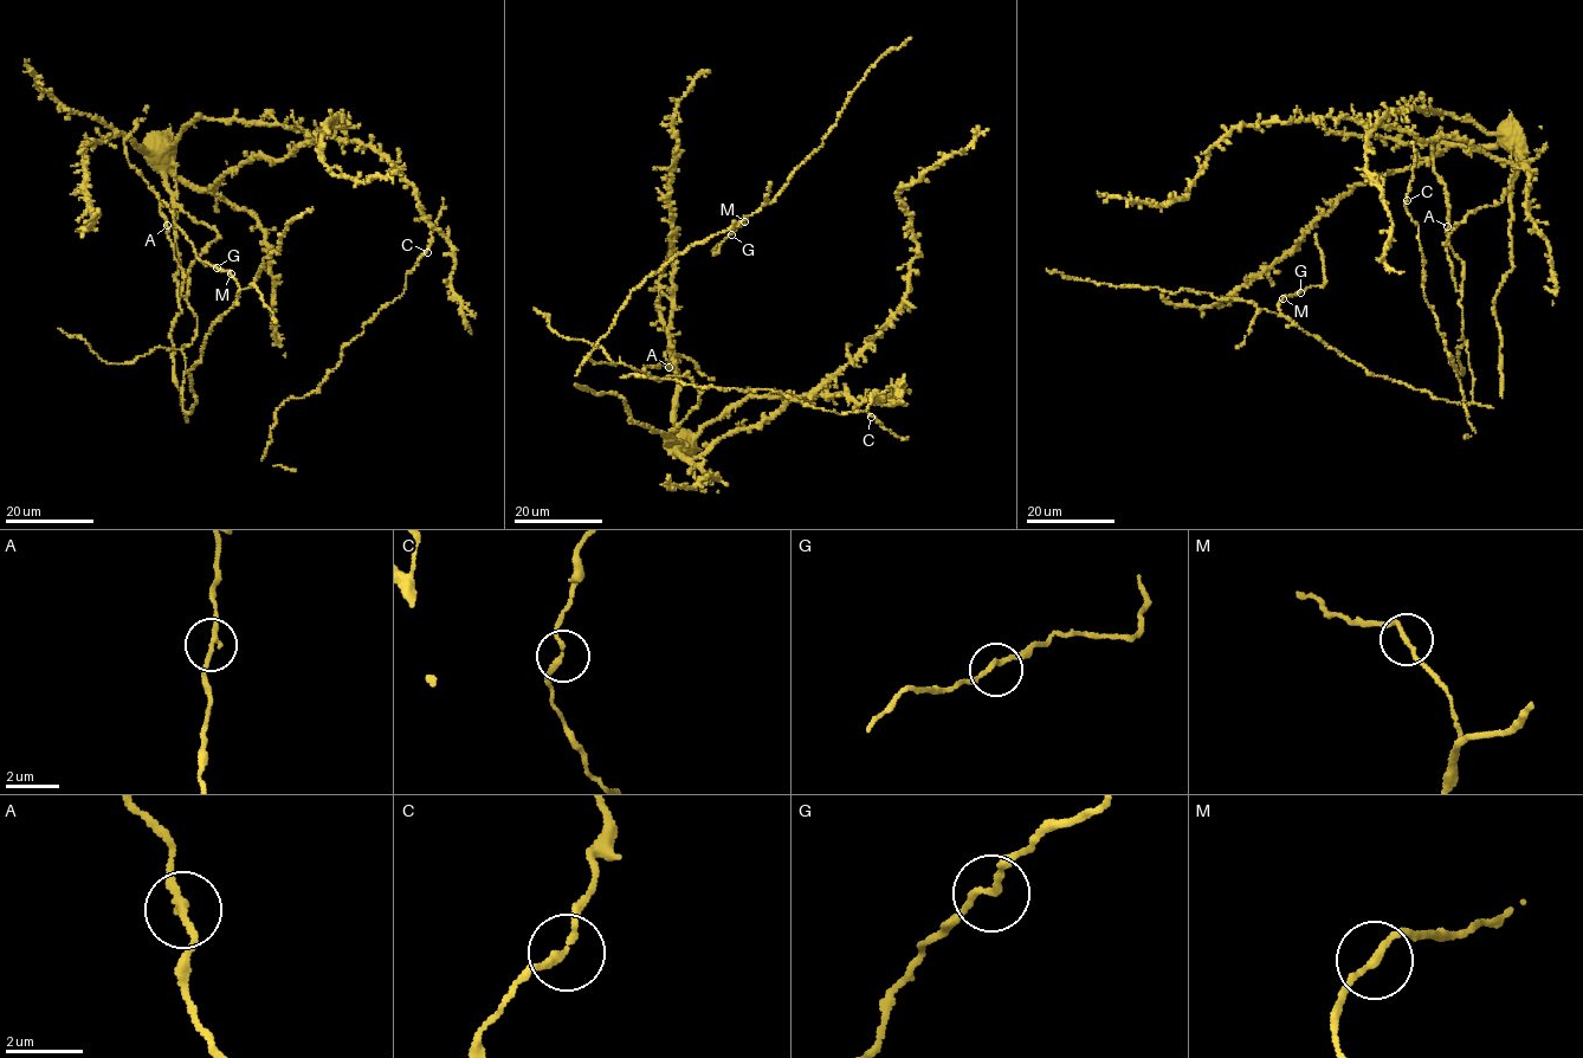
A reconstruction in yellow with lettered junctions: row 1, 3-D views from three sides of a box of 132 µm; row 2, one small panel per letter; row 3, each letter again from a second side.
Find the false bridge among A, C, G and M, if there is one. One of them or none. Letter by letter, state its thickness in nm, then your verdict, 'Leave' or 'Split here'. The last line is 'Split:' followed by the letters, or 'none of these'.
A: Thickness 180 nm. Leave
C: Thickness 160 nm. Leave
G: Thickness 160 nm. Leave
M: Thickness 160 nm. Leave
Split: none of these

